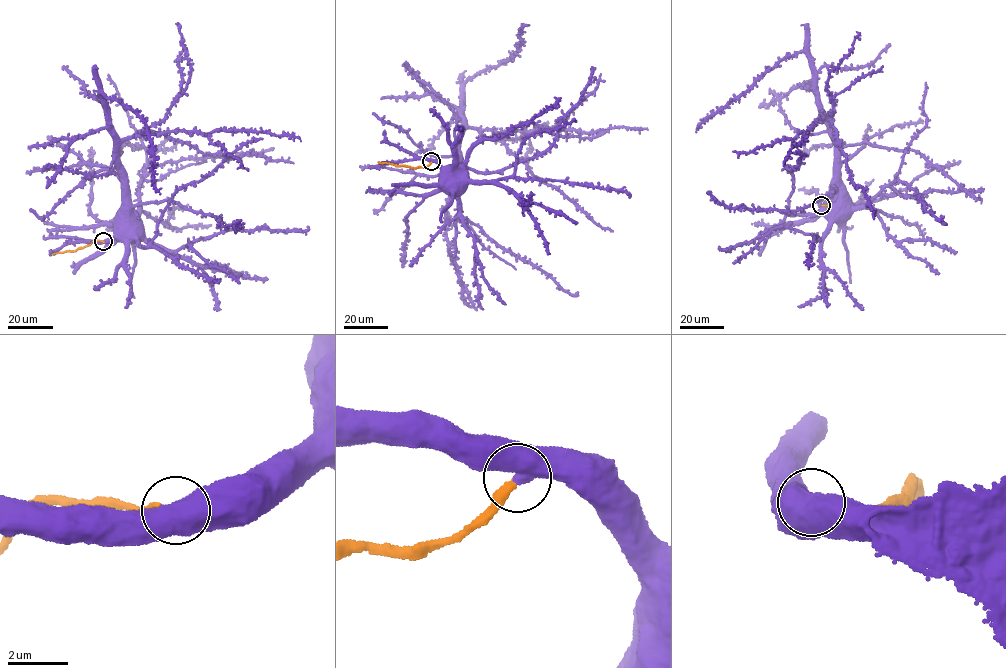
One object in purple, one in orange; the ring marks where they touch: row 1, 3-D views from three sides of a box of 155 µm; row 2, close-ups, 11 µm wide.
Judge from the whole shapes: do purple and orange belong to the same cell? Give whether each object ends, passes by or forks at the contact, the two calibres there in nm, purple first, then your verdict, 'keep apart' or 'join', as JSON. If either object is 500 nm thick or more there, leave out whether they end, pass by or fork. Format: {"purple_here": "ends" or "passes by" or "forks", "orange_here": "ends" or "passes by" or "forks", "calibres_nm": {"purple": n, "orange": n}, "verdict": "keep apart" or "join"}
{"calibres_nm": {"purple": 700, "orange": 320}, "verdict": "keep apart"}

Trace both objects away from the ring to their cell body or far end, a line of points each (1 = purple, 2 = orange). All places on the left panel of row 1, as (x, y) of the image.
1: (103, 241), (116, 234), (120, 209), (125, 212)
2: (103, 241), (93, 240), (74, 251), (51, 254)

